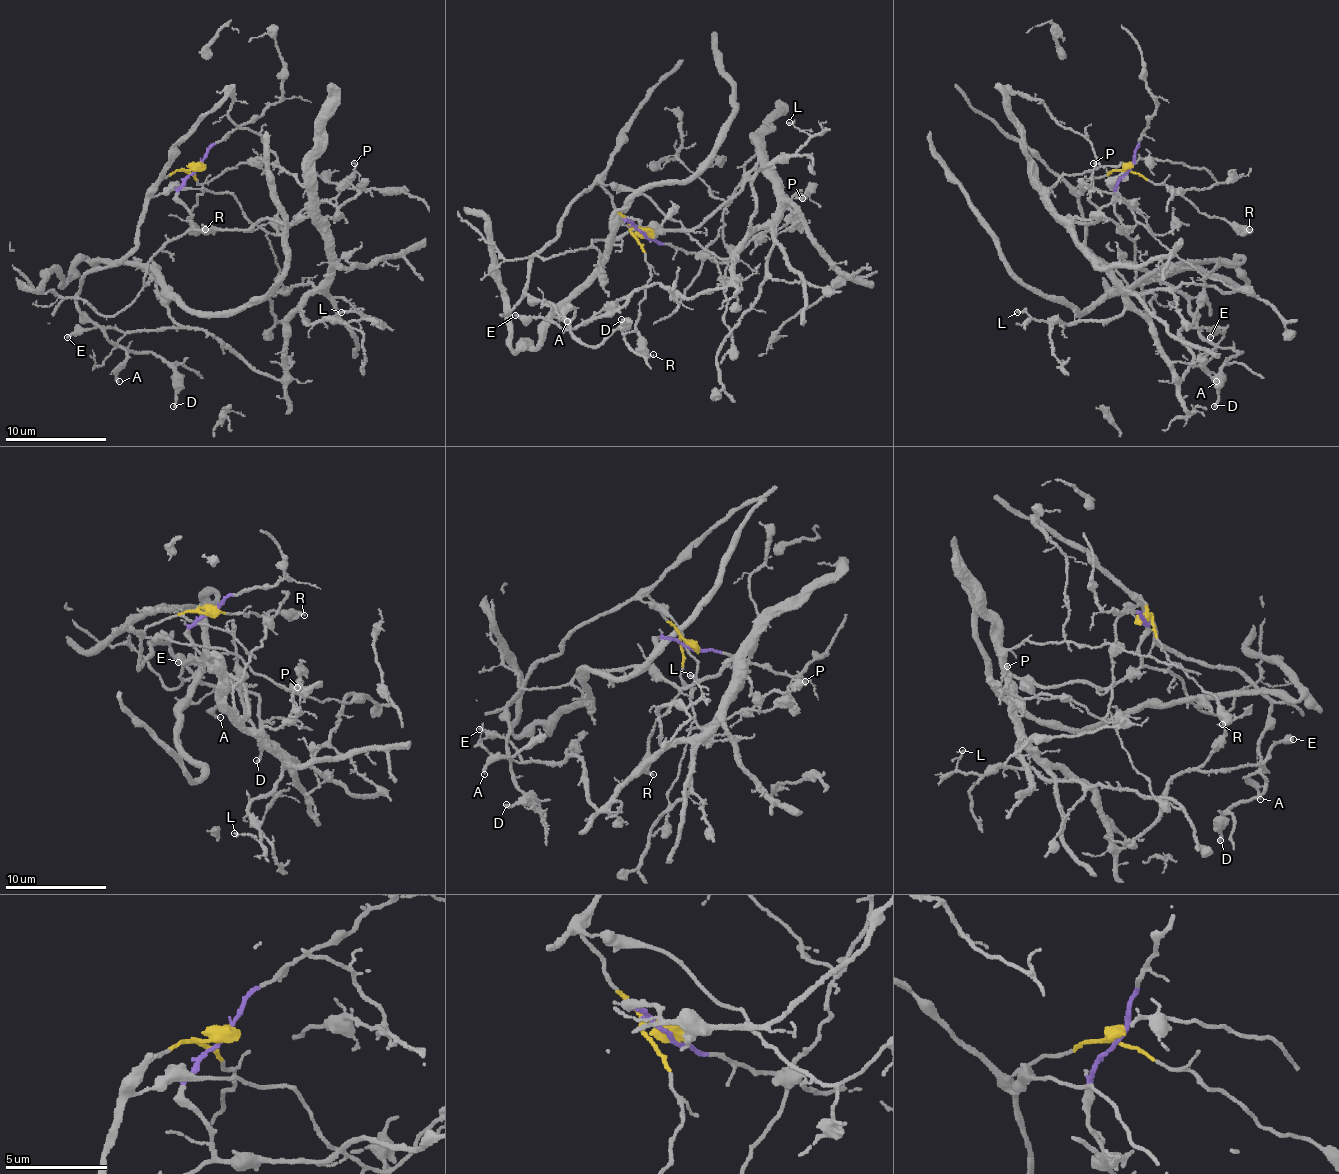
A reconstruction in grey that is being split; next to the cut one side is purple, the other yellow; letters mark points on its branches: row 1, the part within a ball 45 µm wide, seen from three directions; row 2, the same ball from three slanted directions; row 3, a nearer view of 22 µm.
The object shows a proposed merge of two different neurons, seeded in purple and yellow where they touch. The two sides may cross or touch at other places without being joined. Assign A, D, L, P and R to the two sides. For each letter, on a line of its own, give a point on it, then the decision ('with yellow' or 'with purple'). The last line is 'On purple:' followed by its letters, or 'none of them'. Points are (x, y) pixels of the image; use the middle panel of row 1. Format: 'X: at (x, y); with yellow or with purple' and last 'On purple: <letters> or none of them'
A: at (567, 321); with yellow
D: at (621, 319); with yellow
L: at (789, 122); with purple
P: at (802, 198); with purple
R: at (653, 354); with yellow
On purple: L, P

